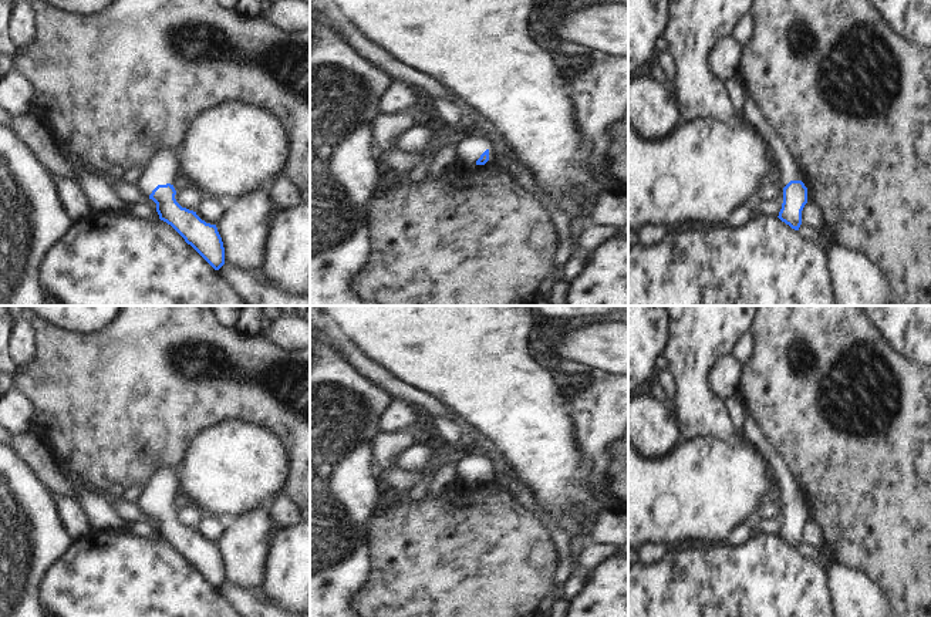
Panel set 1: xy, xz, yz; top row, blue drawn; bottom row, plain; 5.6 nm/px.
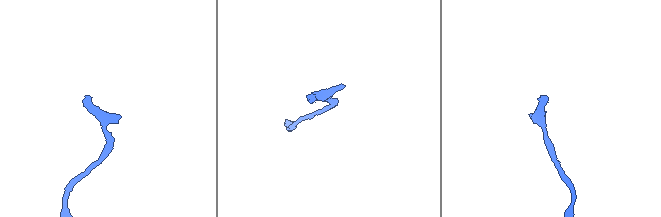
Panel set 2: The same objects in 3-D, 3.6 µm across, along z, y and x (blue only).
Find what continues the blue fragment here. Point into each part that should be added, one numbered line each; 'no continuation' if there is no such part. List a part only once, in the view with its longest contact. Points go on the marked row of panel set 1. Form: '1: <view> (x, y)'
1: yz (789, 169)

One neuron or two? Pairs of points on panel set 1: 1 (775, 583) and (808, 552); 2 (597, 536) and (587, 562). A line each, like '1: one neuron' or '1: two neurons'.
1: two neurons
2: two neurons

